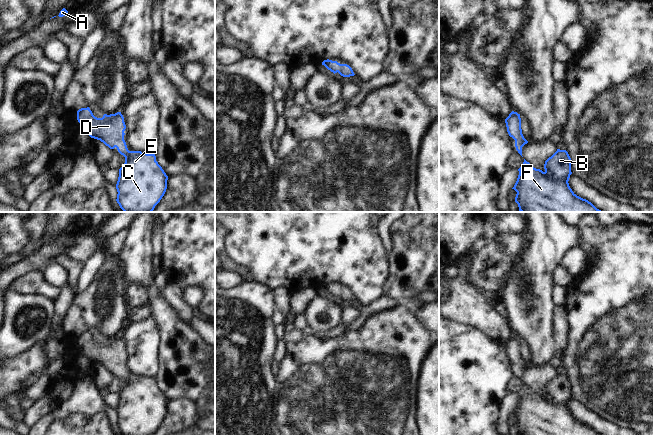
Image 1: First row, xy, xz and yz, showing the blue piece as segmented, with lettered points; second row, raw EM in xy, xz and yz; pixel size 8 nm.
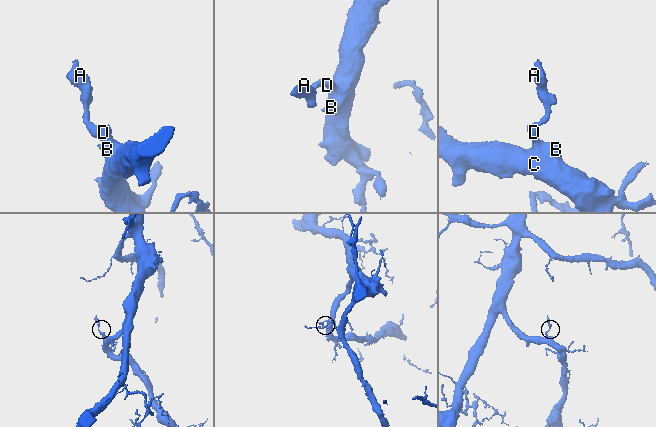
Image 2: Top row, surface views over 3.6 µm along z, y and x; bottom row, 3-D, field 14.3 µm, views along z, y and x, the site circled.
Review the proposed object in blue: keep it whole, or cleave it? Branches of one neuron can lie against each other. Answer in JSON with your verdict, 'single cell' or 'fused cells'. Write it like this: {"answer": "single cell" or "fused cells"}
{"answer": "single cell"}

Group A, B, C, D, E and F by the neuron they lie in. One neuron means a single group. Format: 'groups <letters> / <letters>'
groups A B C D E F

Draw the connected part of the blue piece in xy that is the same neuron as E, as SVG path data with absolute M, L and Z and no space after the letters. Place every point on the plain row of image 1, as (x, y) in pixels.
M89 331L77 335L77 344L82 354L91 362L100 364L110 373L117 372L125 381L125 387L119 393L119 401L116 408L117 427L123 435L153 435L160 426L167 413L168 400L156 385L155 378L142 377L141 375L129 375L124 364L126 349L121 336L104 338L102 342L93 339Z

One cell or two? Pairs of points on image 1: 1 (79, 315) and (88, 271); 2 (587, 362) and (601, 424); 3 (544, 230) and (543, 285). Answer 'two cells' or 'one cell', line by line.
1: two cells
2: two cells
3: one cell

